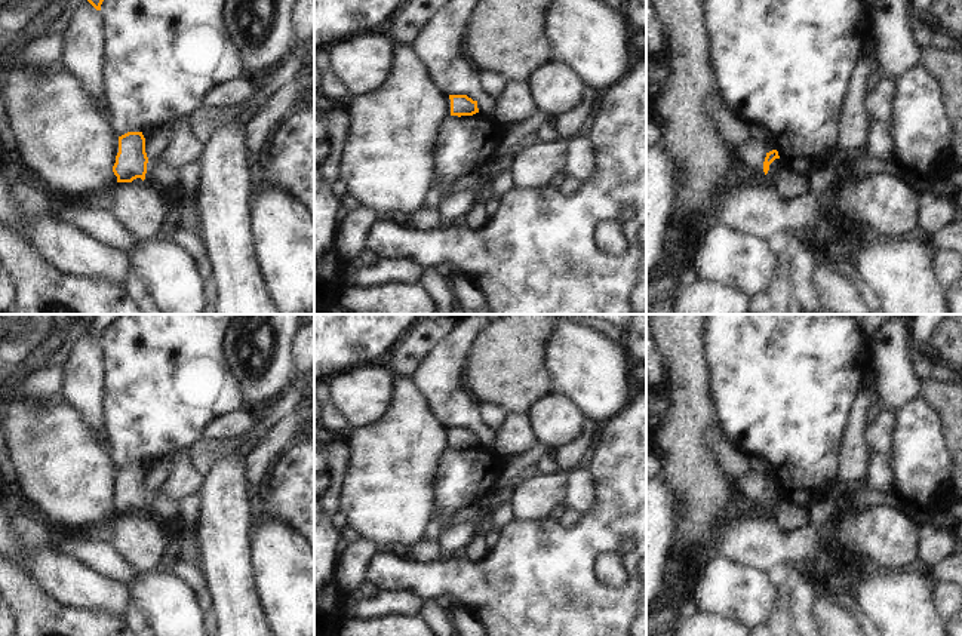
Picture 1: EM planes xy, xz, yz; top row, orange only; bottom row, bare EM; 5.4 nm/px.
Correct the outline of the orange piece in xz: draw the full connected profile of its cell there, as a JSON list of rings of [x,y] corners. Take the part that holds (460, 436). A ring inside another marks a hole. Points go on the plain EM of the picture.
[[[449,427],[451,448],[473,448],[479,445],[477,433],[473,433],[467,427]]]

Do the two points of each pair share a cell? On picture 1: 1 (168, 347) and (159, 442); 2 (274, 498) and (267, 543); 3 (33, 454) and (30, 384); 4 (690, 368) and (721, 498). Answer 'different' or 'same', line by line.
1: same
2: different
3: different
4: same

